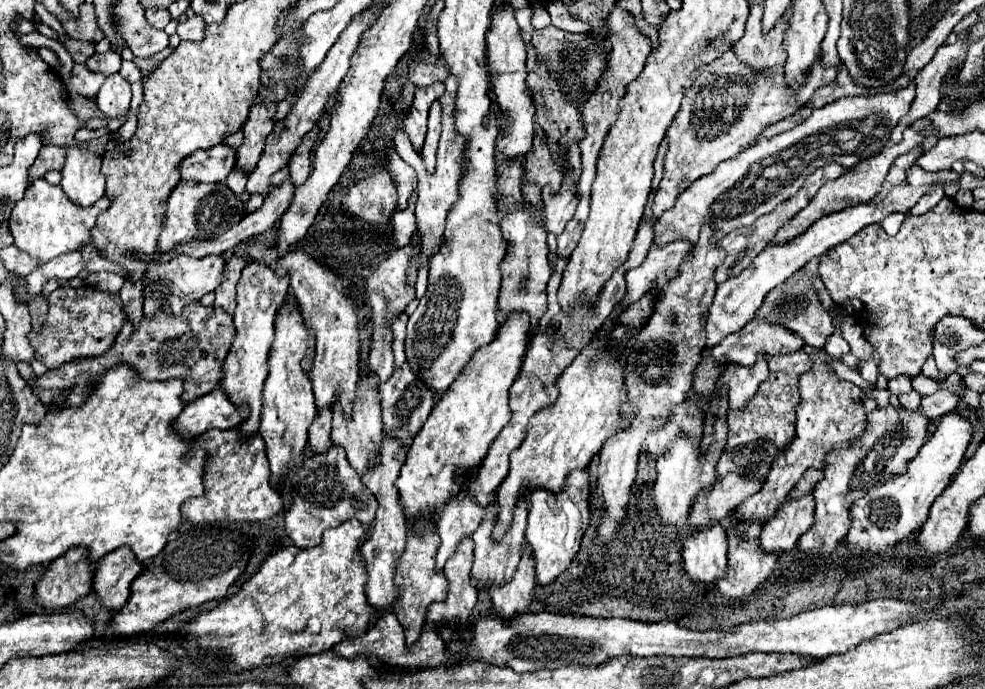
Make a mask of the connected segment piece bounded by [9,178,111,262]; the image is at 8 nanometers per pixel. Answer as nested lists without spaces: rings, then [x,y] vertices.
[[[45,178],[33,180],[27,188],[27,194],[17,206],[13,208],[13,214],[9,218],[9,228],[15,238],[15,246],[23,252],[39,258],[41,262],[49,262],[59,254],[65,254],[69,250],[77,250],[85,244],[91,244],[91,228],[95,226],[95,220],[99,212],[109,208],[109,196],[103,196],[93,206],[81,208],[65,196],[61,186],[49,184]]]

